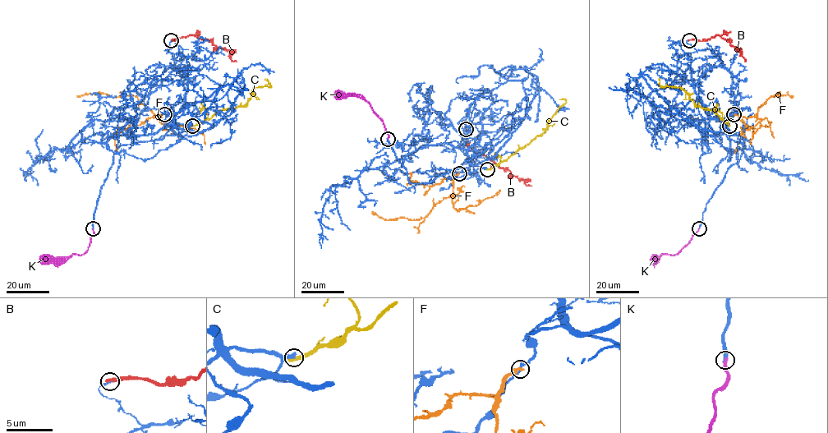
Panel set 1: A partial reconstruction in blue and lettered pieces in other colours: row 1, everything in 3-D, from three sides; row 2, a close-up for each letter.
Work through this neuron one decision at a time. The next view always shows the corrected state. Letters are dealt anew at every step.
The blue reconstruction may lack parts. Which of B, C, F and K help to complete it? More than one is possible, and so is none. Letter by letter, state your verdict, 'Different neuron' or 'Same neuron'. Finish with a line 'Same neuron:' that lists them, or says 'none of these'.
B: Different neuron
C: Different neuron
F: Different neuron
K: Same neuron
Same neuron: K

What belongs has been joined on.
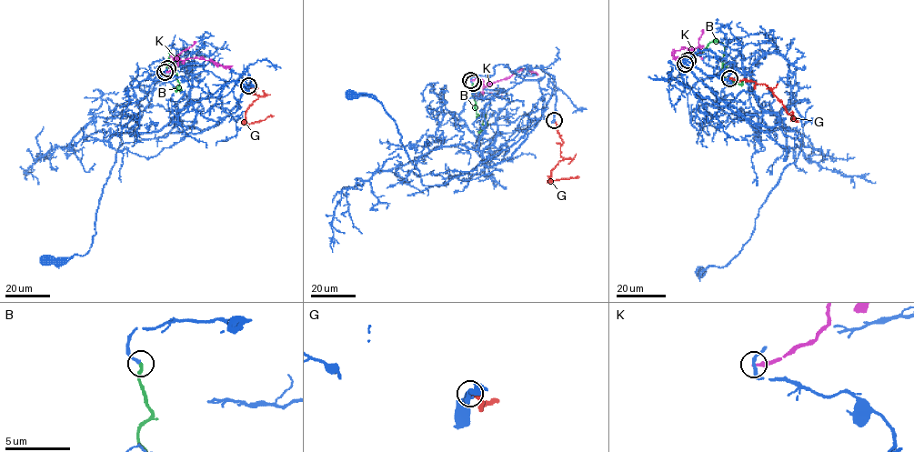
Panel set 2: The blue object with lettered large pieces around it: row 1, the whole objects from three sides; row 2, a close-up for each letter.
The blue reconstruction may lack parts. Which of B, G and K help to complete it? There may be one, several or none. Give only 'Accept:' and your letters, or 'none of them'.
Accept: B, G

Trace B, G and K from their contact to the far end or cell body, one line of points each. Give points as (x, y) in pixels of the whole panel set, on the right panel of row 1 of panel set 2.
B: (688, 60), (701, 53), (710, 42), (720, 42), (725, 47), (723, 75), (738, 84), (742, 81)
G: (729, 78), (765, 84), (796, 120), (791, 112)
K: (685, 64), (682, 59), (691, 49), (683, 47), (672, 52), (678, 63)

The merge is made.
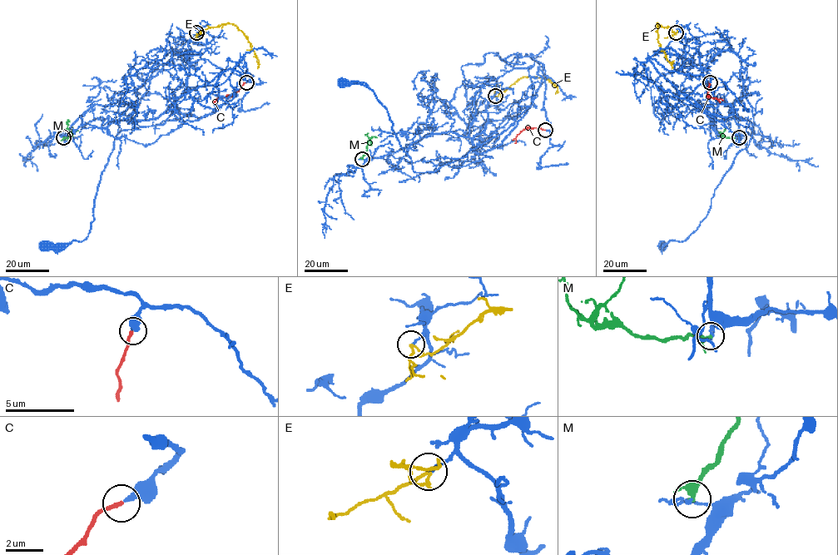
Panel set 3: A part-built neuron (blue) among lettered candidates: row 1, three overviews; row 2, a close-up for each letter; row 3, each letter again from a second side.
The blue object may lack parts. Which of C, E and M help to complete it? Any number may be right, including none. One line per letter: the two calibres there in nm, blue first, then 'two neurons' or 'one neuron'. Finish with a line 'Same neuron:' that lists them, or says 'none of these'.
C: 320 nm thick on the blue side, 200 nm on the other; one neuron
E: 130 nm thick on the blue side, 120 nm on the other; two neurons
M: 190 nm thick on the blue side, 300 nm on the other; two neurons
Same neuron: C

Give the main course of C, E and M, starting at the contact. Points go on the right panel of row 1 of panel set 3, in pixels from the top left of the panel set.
C: (710, 82), (708, 95), (723, 100)
E: (676, 32), (675, 34), (669, 27), (657, 23), (657, 42), (671, 68)
M: (739, 138), (719, 135), (713, 122)

